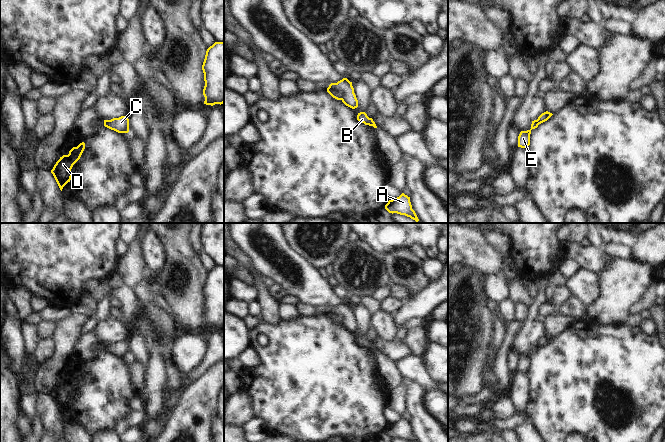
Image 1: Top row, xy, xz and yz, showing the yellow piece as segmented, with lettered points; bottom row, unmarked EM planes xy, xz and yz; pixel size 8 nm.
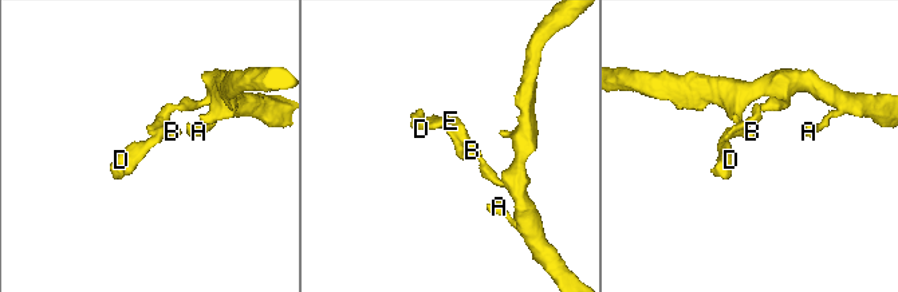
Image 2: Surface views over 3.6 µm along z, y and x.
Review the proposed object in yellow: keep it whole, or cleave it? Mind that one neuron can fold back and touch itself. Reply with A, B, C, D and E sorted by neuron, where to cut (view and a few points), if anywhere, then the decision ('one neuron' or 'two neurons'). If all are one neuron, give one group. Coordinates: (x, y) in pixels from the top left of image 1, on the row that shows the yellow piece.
groups A / B C D E; cut xz (329, 86), (338, 90), (341, 93), (342, 99); two neurons

